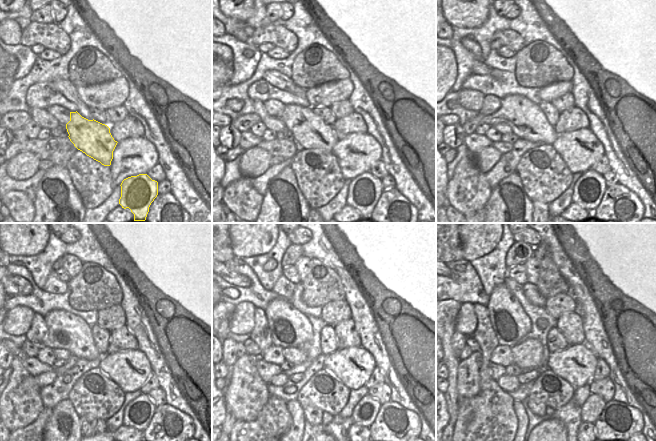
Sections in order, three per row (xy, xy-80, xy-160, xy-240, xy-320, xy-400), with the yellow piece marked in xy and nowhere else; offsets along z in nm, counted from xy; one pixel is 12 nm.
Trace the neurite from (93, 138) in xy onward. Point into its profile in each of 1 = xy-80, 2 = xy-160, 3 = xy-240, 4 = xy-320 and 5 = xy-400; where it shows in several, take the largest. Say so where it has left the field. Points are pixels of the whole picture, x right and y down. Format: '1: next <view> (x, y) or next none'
1: next xy-80 (309, 130)
2: next xy-160 (527, 121)
3: next xy-240 (65, 330)
4: next xy-320 (289, 328)
5: next xy-400 (510, 322)

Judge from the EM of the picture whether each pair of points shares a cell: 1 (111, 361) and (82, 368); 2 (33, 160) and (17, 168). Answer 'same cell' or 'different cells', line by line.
1: different cells
2: same cell

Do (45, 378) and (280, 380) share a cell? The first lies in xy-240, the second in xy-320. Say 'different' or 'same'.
same

